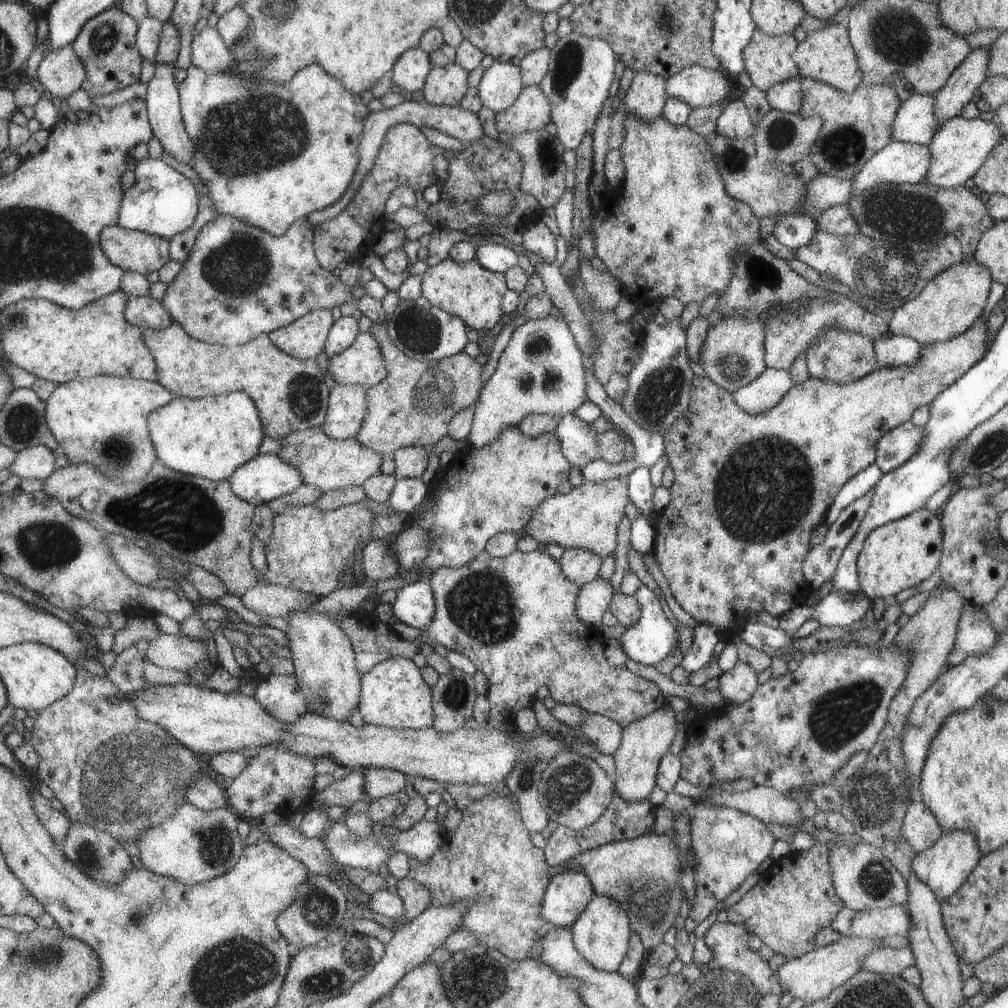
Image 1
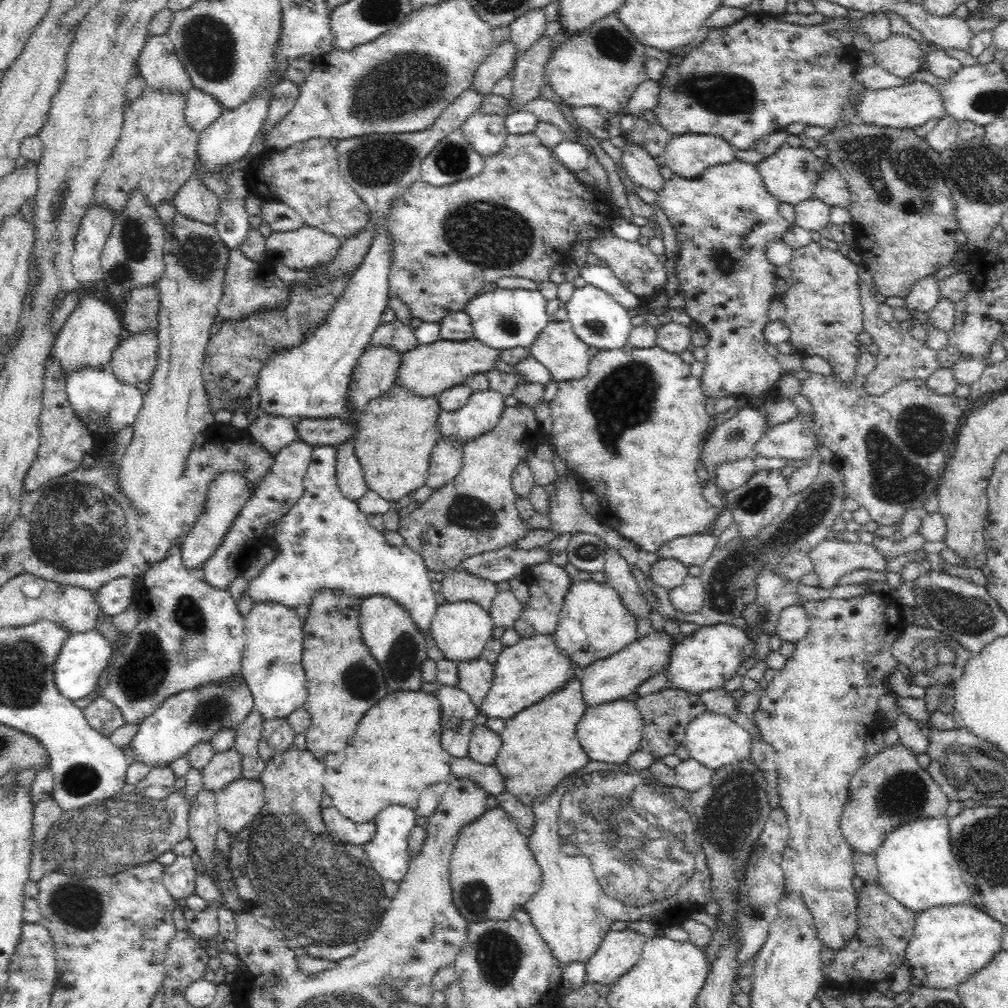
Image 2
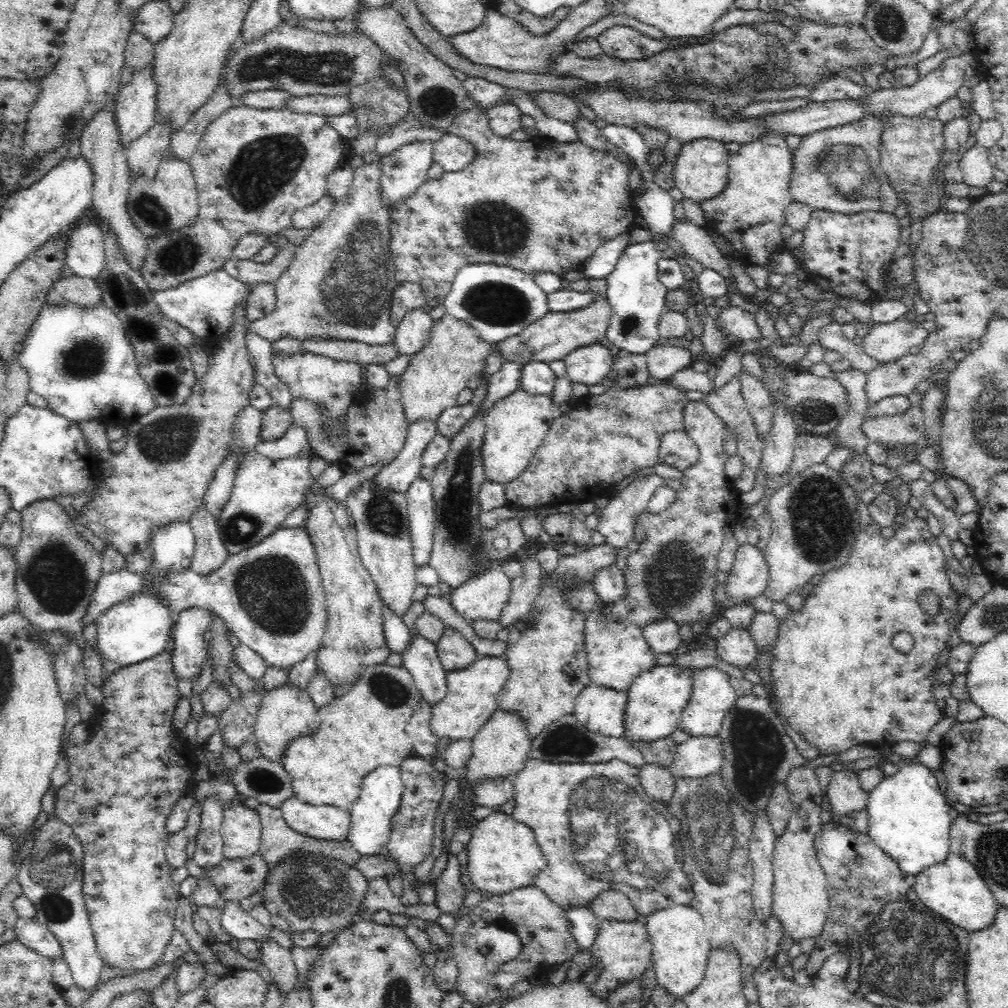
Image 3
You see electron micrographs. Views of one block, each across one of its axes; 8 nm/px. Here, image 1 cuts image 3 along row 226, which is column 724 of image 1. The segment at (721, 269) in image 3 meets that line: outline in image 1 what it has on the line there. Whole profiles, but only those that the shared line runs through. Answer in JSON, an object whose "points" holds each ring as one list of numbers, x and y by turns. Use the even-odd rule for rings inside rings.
{"points":[[740,661,723,669,717,678,717,692,726,704,738,705,745,702,757,688,757,672]]}

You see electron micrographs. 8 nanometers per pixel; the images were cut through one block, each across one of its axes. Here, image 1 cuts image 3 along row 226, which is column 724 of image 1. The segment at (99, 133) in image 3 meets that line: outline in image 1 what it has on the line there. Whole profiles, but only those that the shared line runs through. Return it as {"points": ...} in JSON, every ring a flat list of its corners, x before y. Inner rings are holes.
{"points":[[735,94,729,97,723,107,722,114,718,116,715,134,731,139,744,139,752,137,754,125,750,119,749,110,742,100]]}

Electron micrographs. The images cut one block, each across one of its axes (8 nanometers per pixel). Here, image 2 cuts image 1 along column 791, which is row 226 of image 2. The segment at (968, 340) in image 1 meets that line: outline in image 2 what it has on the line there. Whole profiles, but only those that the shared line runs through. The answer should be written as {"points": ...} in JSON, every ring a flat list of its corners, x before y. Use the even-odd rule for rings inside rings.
{"points":[[532,132,521,135,508,133,504,139,502,150,495,155,483,157,482,170,476,176,472,176,472,178,459,180,454,184,447,184,447,186,442,187,432,187,419,178,391,204,384,216,387,221,387,236,390,236,391,241,391,263,387,295,389,298,397,298,400,302,403,302,410,309,410,313,412,313,414,318,420,318,422,322,440,323,447,314,466,309,468,302,484,284,495,282,495,280,503,276,526,278,526,280,532,280,532,282,536,283,549,280,549,274,554,266,569,262,567,260,567,252,574,243,588,242,592,256,598,256,598,258,606,260,608,268,612,270,614,276,617,276,622,286,627,287,634,296,637,296,641,305,646,305,650,298,663,290,663,286,666,283,664,263,660,262,658,255,652,253,646,245,641,245,636,241,628,242,628,240,622,240,614,236,608,230,608,223,611,222,612,217,615,215,615,210,611,208,610,200,596,187,589,187,588,183,584,183,584,181,580,184,580,181,580,178,575,173,566,170,560,163,552,159,552,149,544,146]]}

